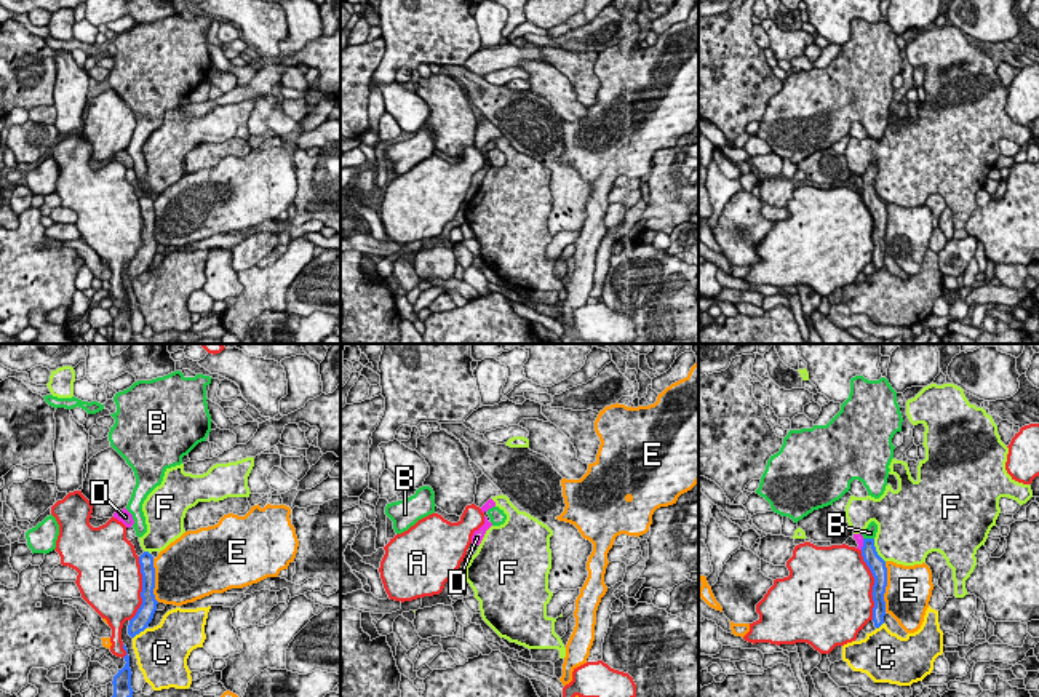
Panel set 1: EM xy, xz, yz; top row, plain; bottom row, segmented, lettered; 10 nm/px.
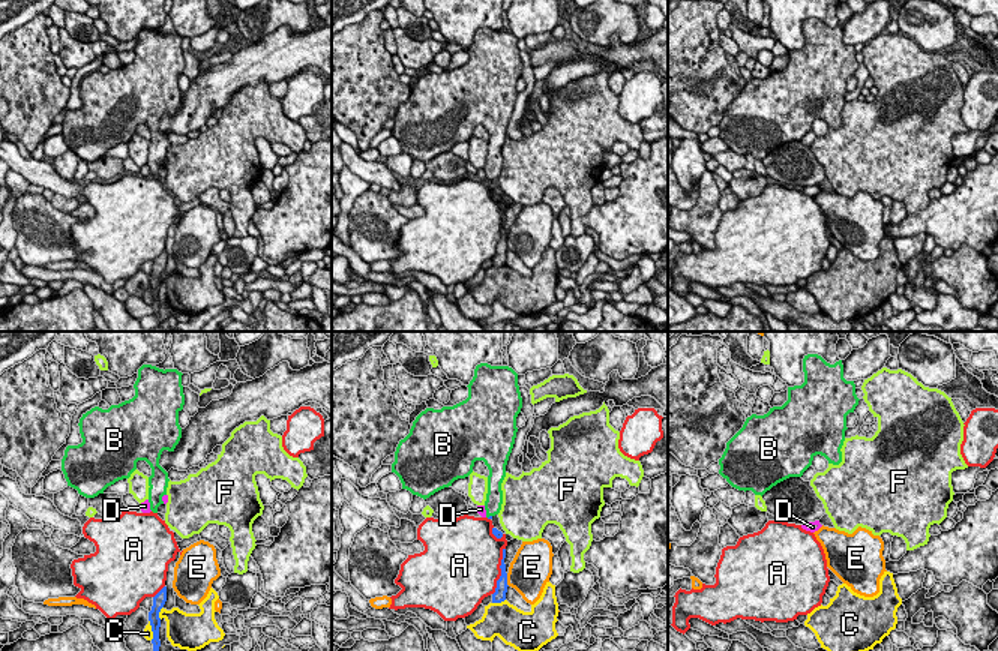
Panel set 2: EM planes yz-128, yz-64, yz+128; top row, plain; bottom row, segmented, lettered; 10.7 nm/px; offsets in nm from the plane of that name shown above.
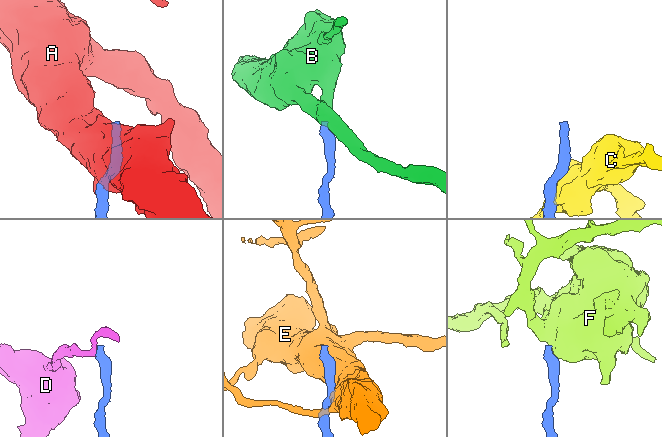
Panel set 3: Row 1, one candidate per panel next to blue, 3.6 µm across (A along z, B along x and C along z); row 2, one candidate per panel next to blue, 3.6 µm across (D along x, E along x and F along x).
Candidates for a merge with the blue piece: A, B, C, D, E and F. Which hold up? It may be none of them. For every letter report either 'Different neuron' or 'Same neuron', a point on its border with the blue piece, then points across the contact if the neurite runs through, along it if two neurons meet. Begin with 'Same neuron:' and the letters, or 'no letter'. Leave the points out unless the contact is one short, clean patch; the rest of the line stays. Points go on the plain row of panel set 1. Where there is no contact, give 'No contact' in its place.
Same neuron: B
A: Different neuron. Touches blue at yz (873, 227)
B: Same neuron. Touches blue at yz (868, 181). Path across: yz (868, 192), (868, 181), (870, 175)
C: Different neuron. Touches blue at xy (139, 274)
D: Different neuron. Touches blue at yz (863, 186). Boundary: yz (863, 181), (860, 191)
E: Different neuron. Touches blue at yz (886, 227)
F: Different neuron. Touches blue at yz (875, 192). Boundary: yz (873, 181), (875, 192), (884, 203)

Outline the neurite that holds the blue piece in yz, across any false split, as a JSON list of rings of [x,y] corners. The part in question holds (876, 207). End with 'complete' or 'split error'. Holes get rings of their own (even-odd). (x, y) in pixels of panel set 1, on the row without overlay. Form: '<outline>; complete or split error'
[[[871,163],[865,171],[865,174],[862,176],[863,177],[862,198],[874,219],[874,227],[871,235],[874,243],[873,264],[874,269],[879,270],[884,265],[884,257],[886,257],[884,235],[887,229],[887,209],[886,203],[878,197],[874,189],[876,174],[878,174],[878,166]]]; split error

